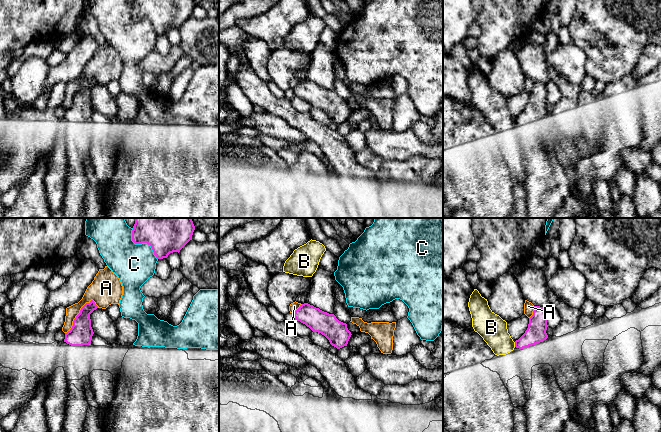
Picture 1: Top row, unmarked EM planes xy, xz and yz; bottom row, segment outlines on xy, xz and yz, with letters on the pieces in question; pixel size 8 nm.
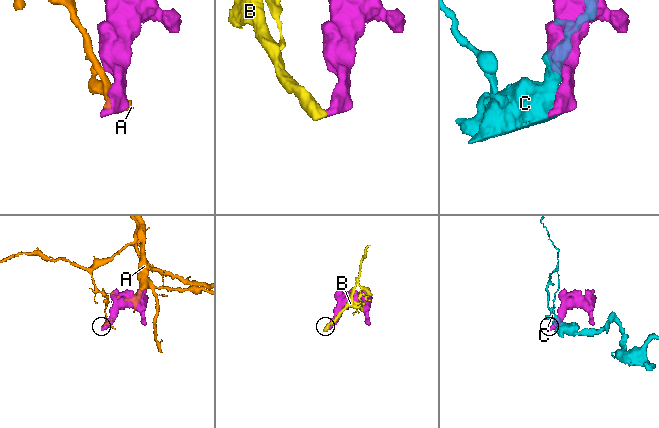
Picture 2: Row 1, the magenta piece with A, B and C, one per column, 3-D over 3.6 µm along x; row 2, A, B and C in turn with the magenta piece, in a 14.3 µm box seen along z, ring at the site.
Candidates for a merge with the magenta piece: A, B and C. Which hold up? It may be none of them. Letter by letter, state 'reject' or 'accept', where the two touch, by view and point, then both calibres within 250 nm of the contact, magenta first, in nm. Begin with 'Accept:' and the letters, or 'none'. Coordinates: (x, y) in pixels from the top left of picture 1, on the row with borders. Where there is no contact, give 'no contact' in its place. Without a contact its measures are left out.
Accept: none
A: reject; contact xy (77, 315); calibres 180 and 160 nm
B: reject; contact yz (515, 344); calibres 160 and 220 nm
C: reject; contact xy (142, 242); calibres 440 and 320 nm

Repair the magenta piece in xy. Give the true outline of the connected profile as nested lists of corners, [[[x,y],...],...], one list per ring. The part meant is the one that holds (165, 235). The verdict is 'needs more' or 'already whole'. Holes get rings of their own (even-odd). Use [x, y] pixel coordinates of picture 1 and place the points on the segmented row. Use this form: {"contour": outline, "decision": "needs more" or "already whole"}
{"contour": [[[135,218],[132,241],[147,243],[157,259],[167,258],[192,240],[195,226],[191,218]]], "decision": "already whole"}

